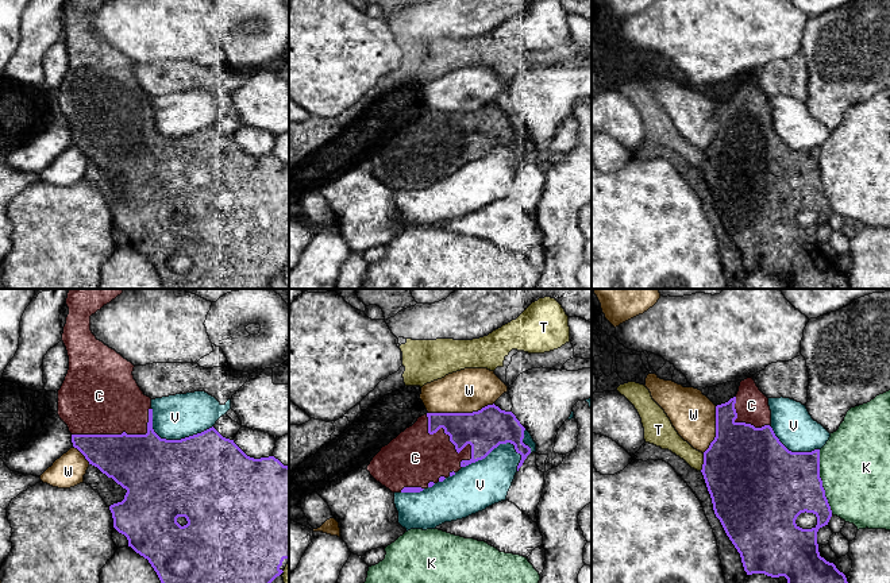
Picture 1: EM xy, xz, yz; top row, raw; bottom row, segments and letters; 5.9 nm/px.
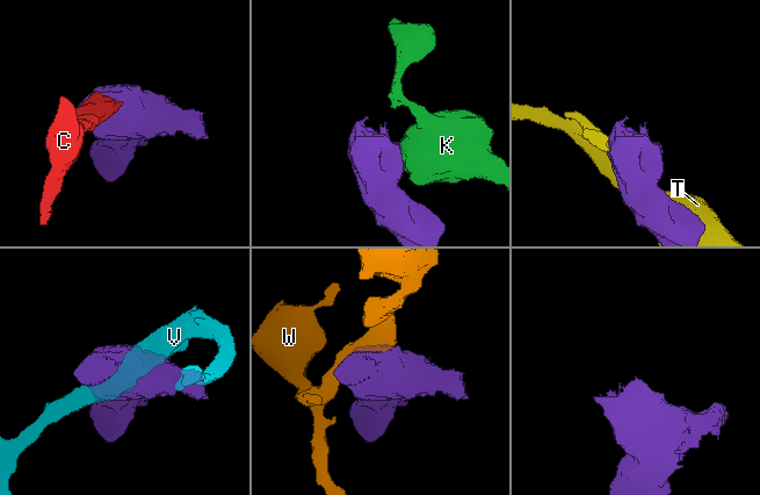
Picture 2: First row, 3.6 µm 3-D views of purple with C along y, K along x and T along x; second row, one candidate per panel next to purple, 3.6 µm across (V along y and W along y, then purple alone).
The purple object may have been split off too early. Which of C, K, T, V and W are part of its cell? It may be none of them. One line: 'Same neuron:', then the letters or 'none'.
Same neuron: C

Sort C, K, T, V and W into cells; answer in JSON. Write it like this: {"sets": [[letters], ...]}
{"sets": [["C"], ["K"], ["T"], ["V"], ["W"]]}

